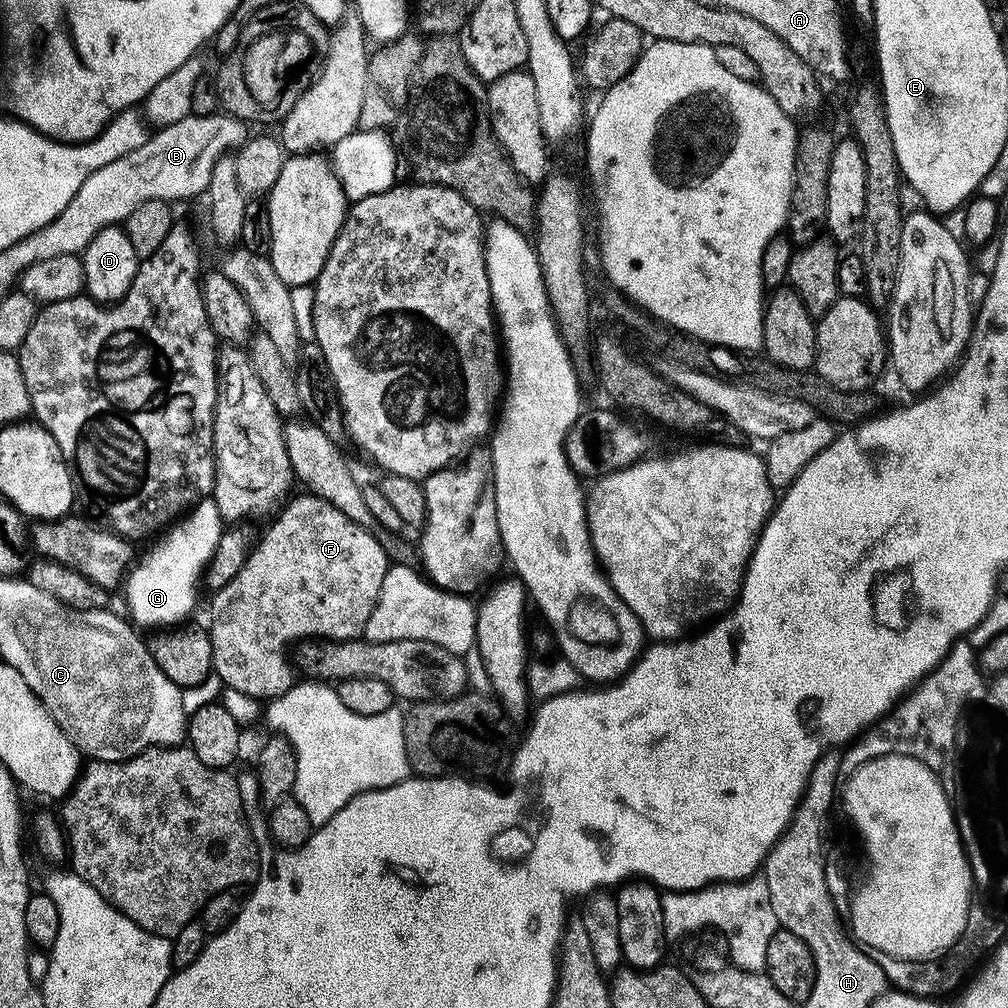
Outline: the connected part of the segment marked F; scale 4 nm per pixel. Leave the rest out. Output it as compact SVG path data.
M303 495L296 497L294 500L289 499L275 513L275 516L277 515L276 521L265 530L264 537L261 540L259 537L255 541L252 551L248 553L246 562L242 566L242 570L238 570L238 574L234 574L234 578L230 578L230 582L226 582L226 586L222 586L222 590L218 590L211 597L212 624L209 623L207 629L208 637L212 640L212 670L215 679L220 679L220 684L223 687L241 691L242 694L250 695L259 702L271 702L276 697L281 696L283 692L289 692L292 689L294 664L290 659L290 649L297 642L313 638L322 640L355 640L363 637L366 622L370 618L370 614L378 602L378 594L382 590L382 578L386 578L390 567L388 551L386 551L379 539L376 541L375 531L358 526L358 522L346 518L346 514L342 514L342 510L330 506L330 502L326 502L321 496Z

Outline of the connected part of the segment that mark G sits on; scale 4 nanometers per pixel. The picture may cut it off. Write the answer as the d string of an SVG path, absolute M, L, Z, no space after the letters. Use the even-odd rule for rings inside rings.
M205 498L183 513L159 537L161 540L129 567L122 589L124 600L128 603L127 615L133 625L141 629L160 630L187 621L184 619L196 608L196 591L201 591L204 570L216 553L218 538L225 527L226 522L218 514L216 503Z

